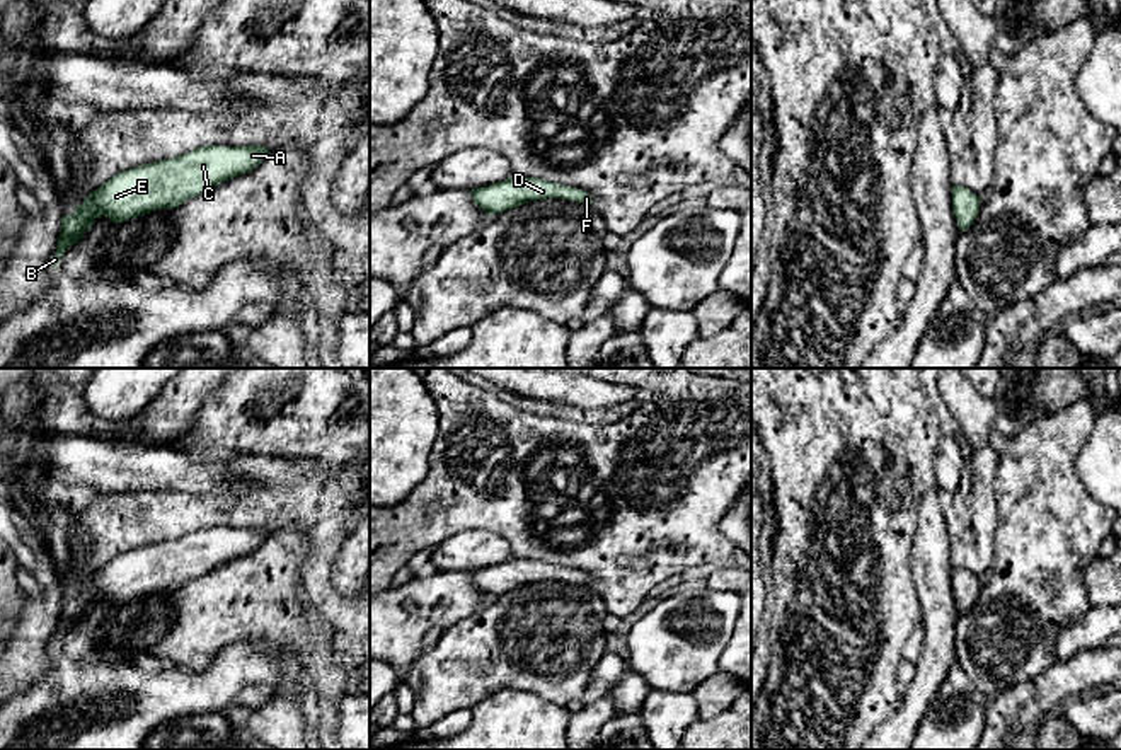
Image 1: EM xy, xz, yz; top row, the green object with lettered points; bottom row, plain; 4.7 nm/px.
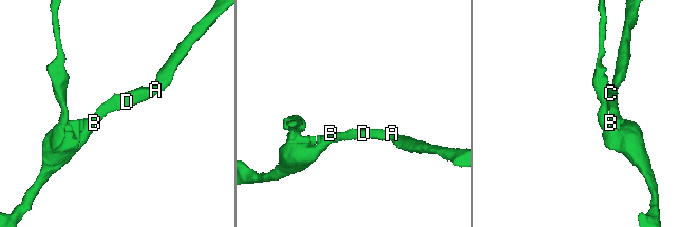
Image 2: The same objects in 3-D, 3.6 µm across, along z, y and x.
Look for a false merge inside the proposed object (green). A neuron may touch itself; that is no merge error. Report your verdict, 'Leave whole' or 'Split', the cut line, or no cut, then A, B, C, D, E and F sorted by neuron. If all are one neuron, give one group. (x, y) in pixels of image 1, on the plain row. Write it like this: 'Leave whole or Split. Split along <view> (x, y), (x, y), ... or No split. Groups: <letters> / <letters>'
Leave whole. No split. Groups: A B C D E F

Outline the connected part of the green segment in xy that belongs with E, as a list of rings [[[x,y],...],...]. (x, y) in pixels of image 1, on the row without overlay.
[[[210,527],[174,540],[143,545],[116,556],[112,561],[92,573],[72,597],[63,598],[56,634],[49,643],[51,648],[58,649],[66,631],[77,626],[85,614],[92,610],[95,600],[104,597],[118,607],[160,590],[179,590],[186,581],[194,580],[240,556],[250,554],[267,535],[269,530],[261,527],[244,527],[233,530]]]

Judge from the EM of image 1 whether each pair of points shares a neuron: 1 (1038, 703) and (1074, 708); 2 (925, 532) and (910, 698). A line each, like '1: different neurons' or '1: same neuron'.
1: different neurons
2: same neuron

